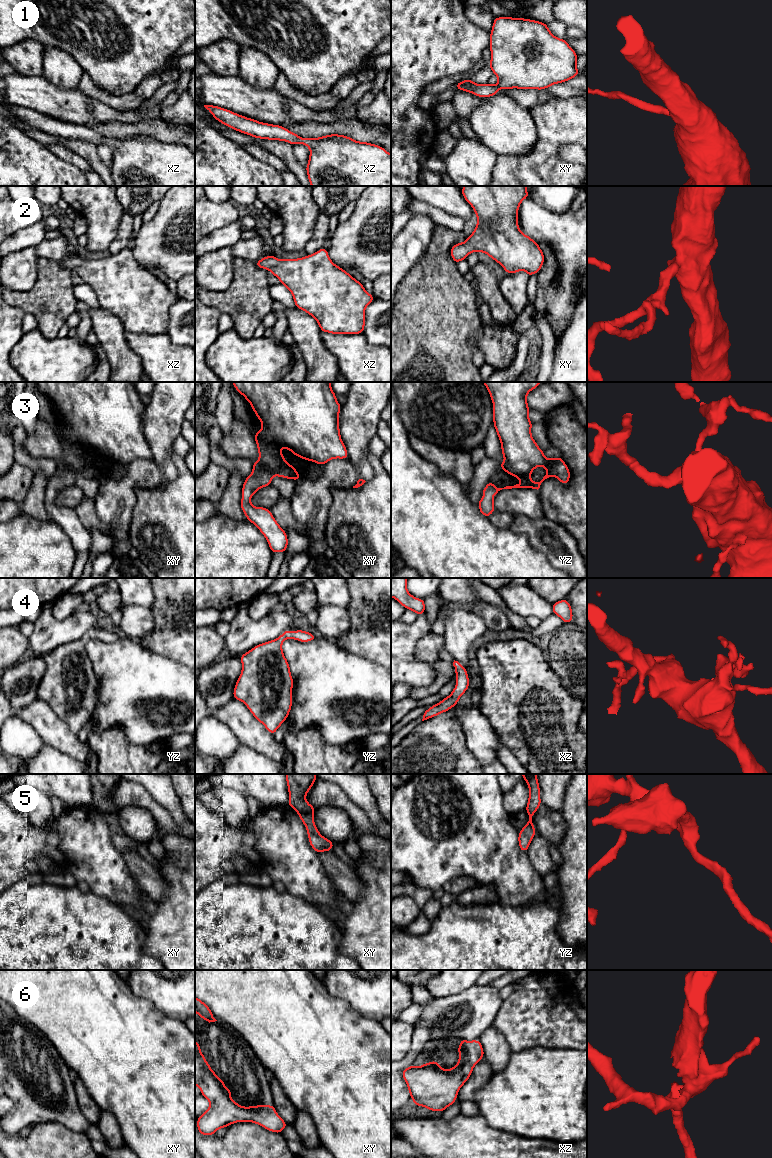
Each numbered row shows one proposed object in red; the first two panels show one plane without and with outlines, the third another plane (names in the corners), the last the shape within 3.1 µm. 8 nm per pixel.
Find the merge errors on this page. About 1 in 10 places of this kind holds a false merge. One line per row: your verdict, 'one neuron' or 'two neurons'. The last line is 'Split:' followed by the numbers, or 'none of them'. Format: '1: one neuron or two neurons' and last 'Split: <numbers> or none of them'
1: one neuron
2: one neuron
3: one neuron
4: one neuron
5: one neuron
6: one neuron
Split: none of them

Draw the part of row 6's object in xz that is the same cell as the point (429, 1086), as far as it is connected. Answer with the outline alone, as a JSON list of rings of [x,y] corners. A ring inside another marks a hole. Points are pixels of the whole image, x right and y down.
[[[460,1040],[460,1046],[457,1048],[459,1052],[458,1063],[452,1069],[441,1069],[440,1064],[433,1060],[432,1062],[425,1063],[422,1066],[408,1066],[402,1071],[403,1079],[407,1083],[410,1099],[413,1099],[412,1104],[416,1106],[423,1106],[431,1111],[443,1112],[447,1107],[454,1104],[457,1099],[457,1094],[463,1084],[470,1078],[474,1066],[484,1057],[484,1050],[479,1040]]]

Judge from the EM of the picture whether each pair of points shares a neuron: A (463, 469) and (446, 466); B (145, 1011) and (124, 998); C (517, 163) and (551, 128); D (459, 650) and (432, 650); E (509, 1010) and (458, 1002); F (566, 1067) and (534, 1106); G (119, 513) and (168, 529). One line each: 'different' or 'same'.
A: same
B: same
C: same
D: different
E: different
F: same
G: different

